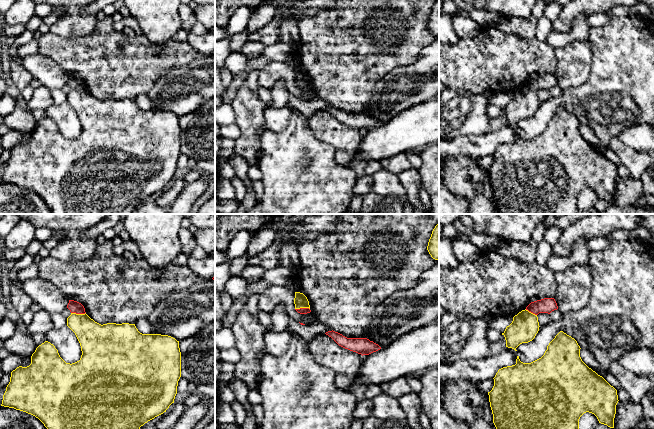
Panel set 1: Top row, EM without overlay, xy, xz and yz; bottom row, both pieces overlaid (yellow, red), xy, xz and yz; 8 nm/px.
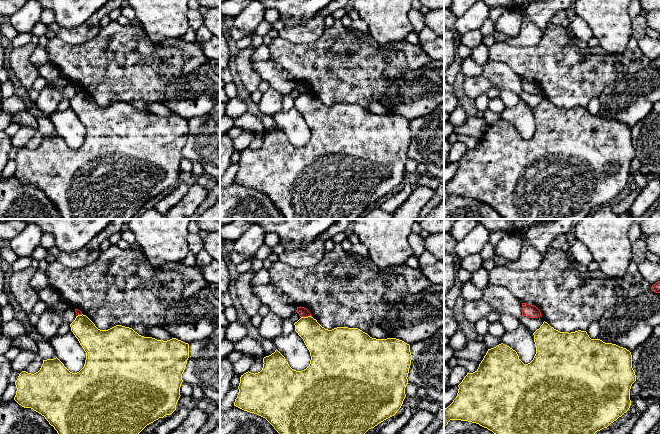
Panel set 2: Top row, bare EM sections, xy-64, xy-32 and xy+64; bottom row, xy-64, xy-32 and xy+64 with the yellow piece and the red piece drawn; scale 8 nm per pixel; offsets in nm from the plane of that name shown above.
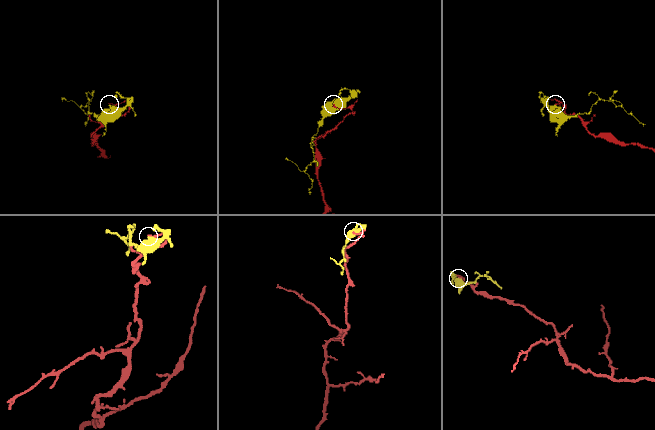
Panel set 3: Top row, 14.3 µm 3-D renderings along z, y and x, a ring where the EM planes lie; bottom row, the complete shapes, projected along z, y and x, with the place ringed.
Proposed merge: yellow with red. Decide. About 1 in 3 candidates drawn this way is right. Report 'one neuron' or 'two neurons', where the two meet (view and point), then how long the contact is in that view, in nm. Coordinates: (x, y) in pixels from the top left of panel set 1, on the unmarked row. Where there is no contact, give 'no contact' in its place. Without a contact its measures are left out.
two neurons; contact xy (78, 90); length 120 nm

